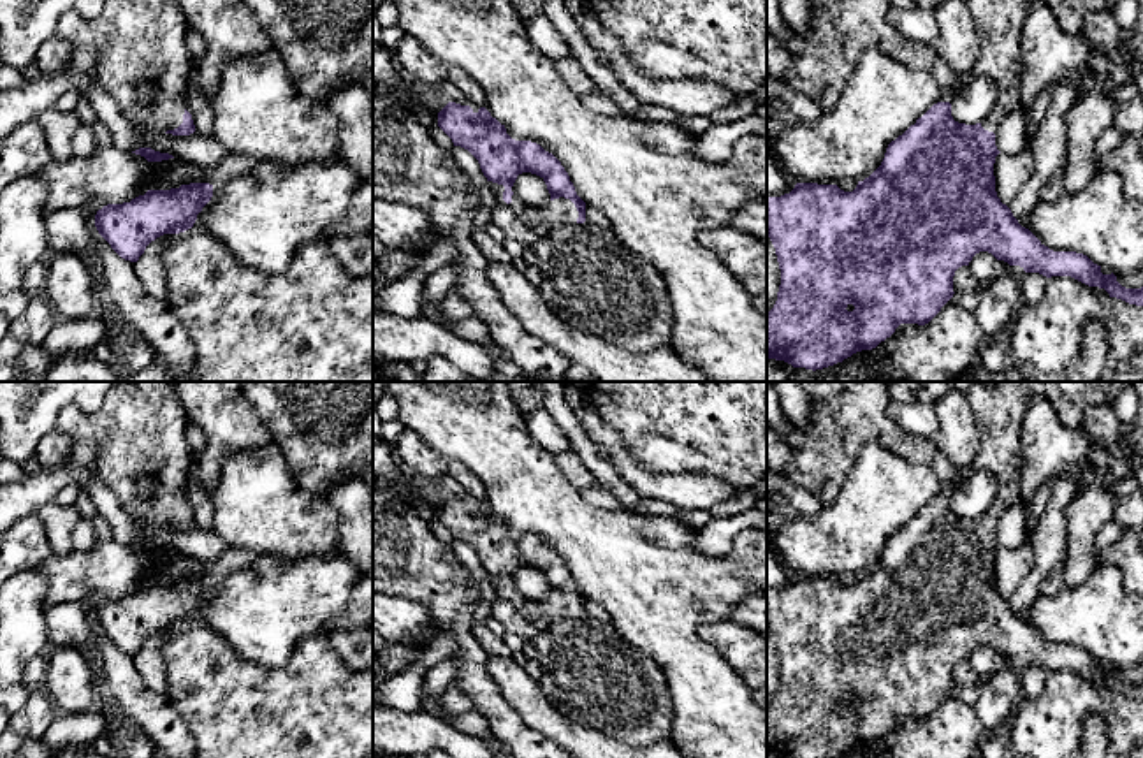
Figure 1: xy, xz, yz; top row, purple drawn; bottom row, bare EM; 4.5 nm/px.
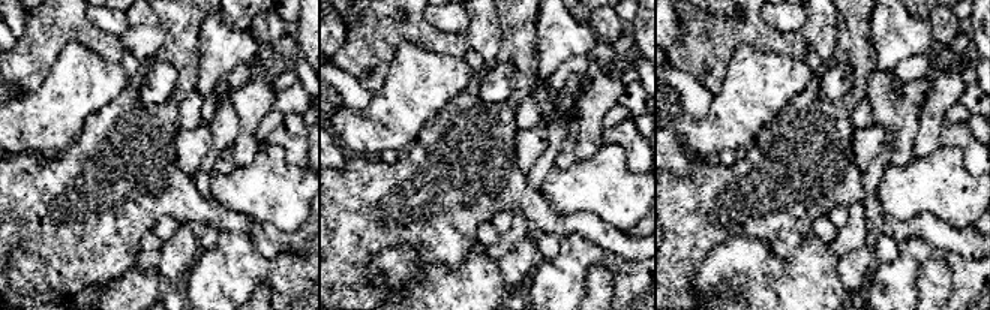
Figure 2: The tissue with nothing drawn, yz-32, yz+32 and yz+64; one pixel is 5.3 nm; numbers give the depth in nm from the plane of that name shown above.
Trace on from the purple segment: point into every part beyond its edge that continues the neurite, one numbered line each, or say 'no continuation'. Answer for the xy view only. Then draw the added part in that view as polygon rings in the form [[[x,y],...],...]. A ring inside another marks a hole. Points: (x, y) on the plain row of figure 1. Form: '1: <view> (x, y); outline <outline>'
1: xy (143, 454); outline [[[132,382],[120,389],[97,412],[65,408],[55,426],[72,443],[97,447],[98,478],[118,496],[121,507],[139,522],[151,526],[174,524],[183,517],[181,484],[188,471],[190,445],[186,441],[188,413],[172,382]]]

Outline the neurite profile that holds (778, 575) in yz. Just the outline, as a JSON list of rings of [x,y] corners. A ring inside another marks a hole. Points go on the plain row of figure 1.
[[[767,542],[767,591],[781,591],[795,582],[795,575],[779,561]]]

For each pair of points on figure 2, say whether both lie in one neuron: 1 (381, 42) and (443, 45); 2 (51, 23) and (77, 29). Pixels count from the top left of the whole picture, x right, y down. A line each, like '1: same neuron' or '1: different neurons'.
1: same neuron
2: same neuron

